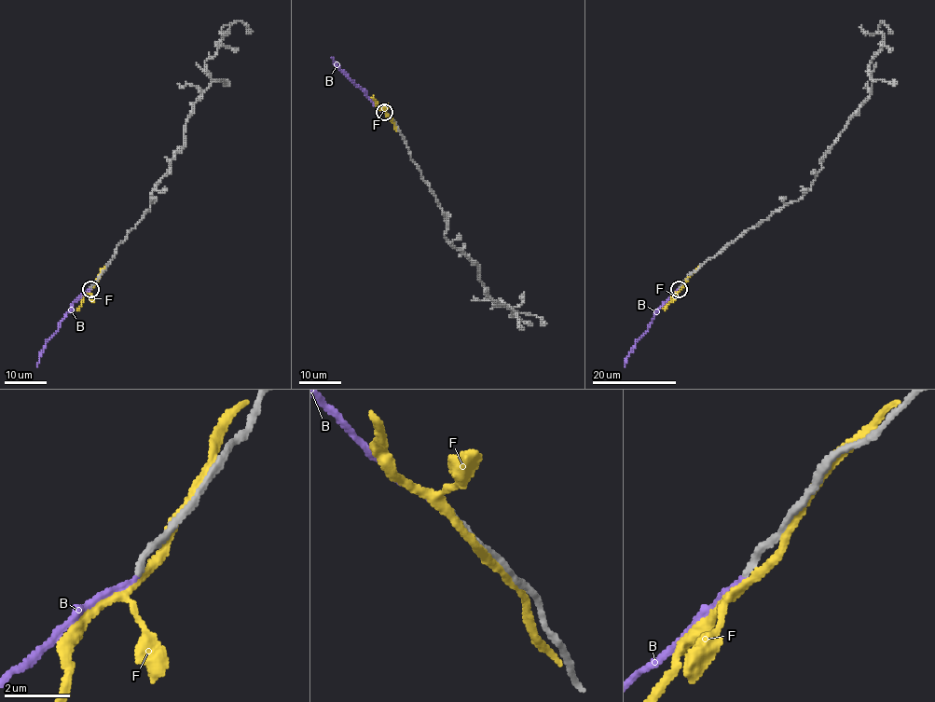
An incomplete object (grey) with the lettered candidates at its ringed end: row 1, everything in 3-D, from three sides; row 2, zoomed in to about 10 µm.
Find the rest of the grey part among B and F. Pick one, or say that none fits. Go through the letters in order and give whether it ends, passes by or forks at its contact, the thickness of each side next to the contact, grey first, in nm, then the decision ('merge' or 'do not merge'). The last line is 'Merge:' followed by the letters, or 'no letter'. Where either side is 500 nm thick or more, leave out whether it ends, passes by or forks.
B: it ends; calibres 200 and 180 nm; merge
F: it passes by; calibres 220 and 240 nm; do not merge
Merge: B

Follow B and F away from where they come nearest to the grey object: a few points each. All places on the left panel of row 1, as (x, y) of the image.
B: (90, 288), (73, 303), (59, 329), (46, 342), (36, 367)
F: (90, 288), (104, 267)

